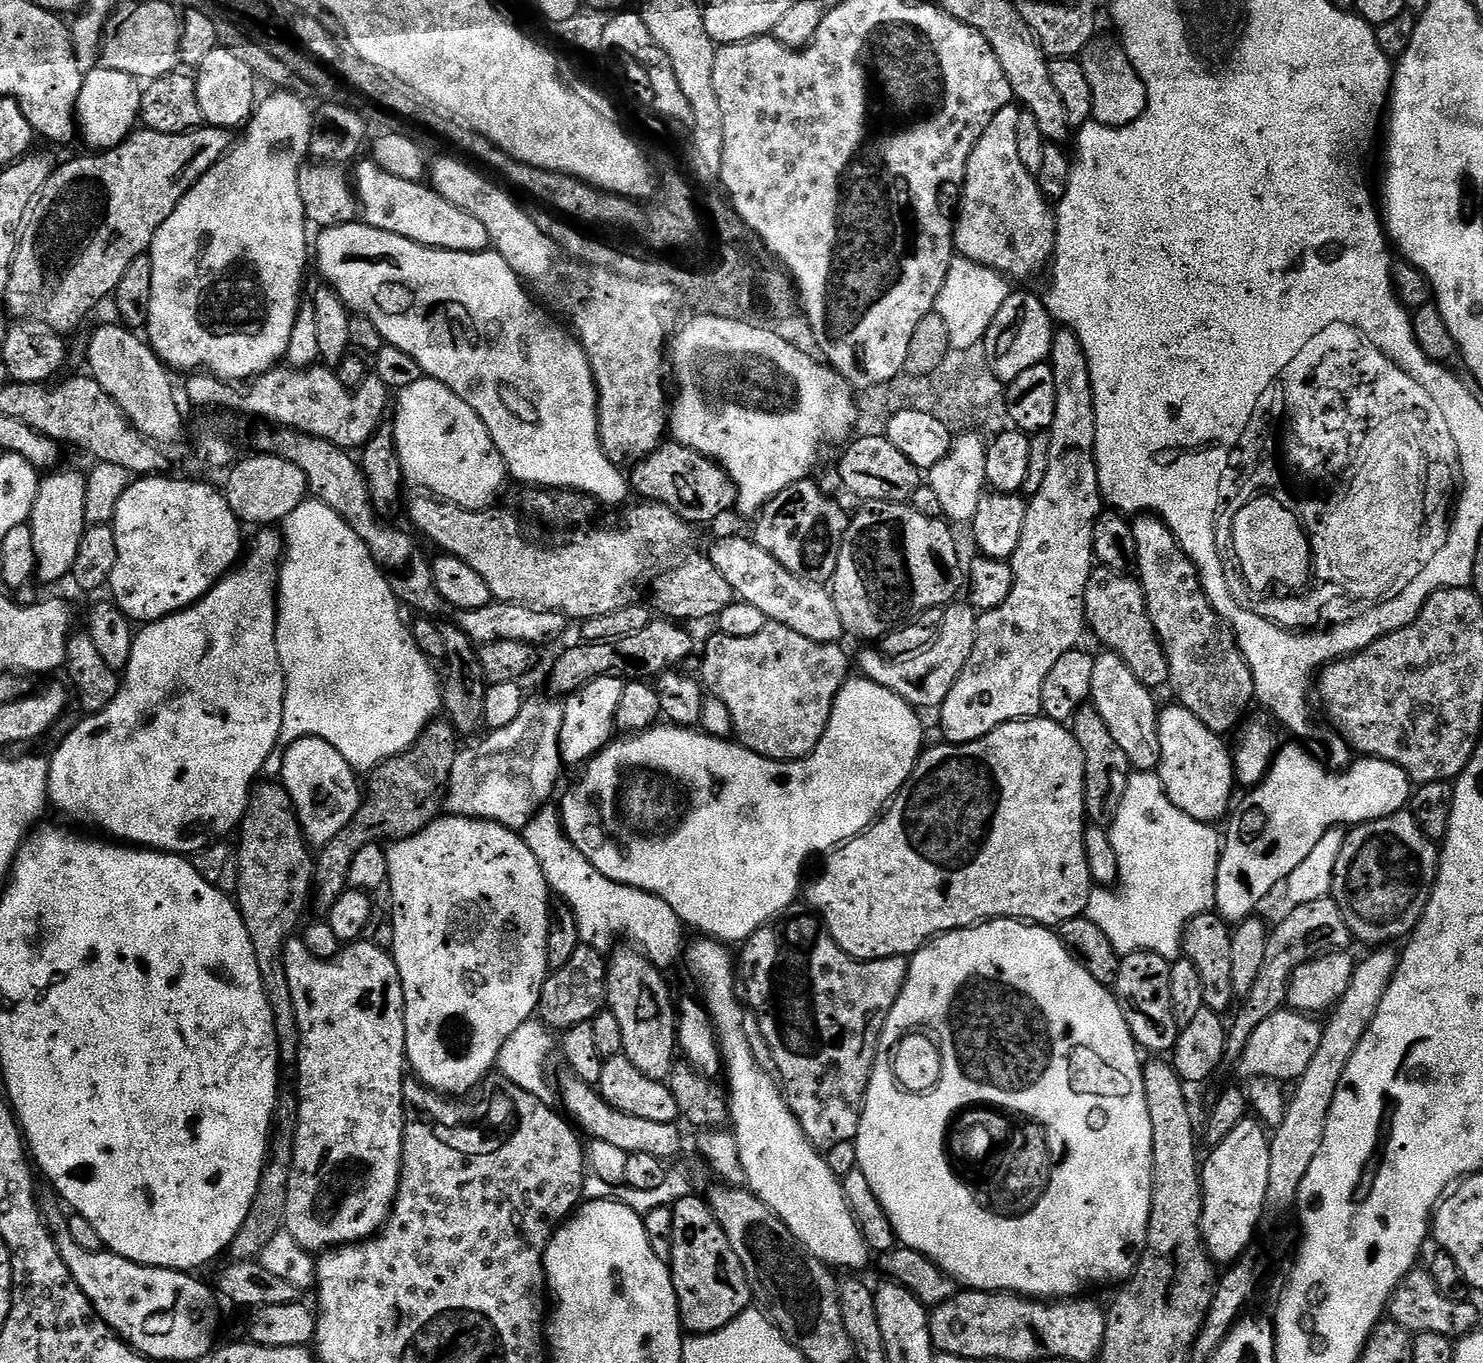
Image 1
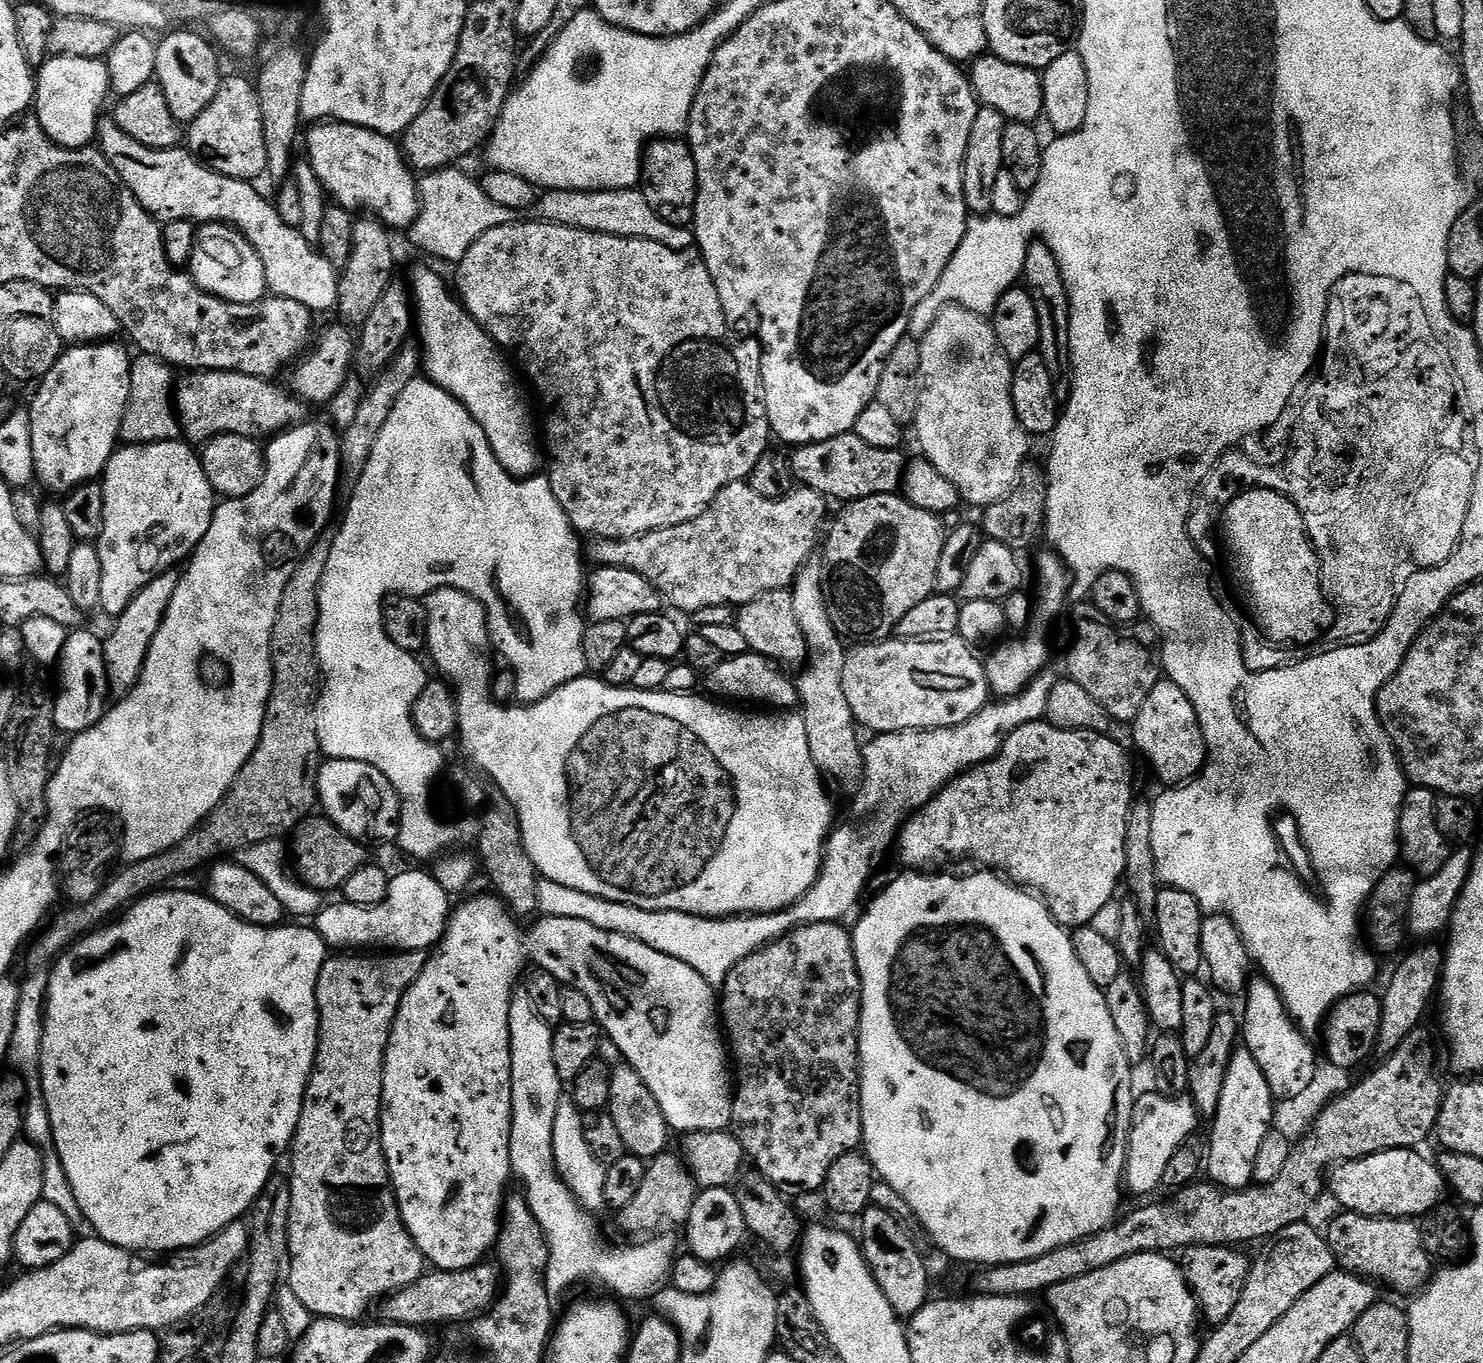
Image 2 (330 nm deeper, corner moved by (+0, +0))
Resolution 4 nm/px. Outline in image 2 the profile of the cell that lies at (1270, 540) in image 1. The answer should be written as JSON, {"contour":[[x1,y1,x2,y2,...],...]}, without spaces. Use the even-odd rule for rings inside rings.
{"contour":[[1254,491,1252,495,1244,496,1227,509,1226,527,1223,544,1229,556,1226,566,1233,572,1230,578,1235,582,1234,588,1252,616,1251,623,1257,633,1276,646,1315,645,1331,619,1331,612,1324,608,1323,601,1320,600,1320,590,1316,588,1316,562,1313,552,1305,544,1301,520,1296,515,1296,510,1278,494]]}

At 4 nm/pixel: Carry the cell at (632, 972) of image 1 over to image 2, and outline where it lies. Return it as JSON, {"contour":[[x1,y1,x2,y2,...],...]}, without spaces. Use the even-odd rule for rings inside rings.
{"contour":[[617,1063,611,1069,611,1079,606,1112,611,1116,614,1126,618,1126,618,1134,622,1137,624,1151,639,1156,645,1162,651,1161,669,1147,670,1129,662,1114,662,1106,658,1106,658,1098,650,1094,646,1082,642,1082,640,1075,629,1063]]}

